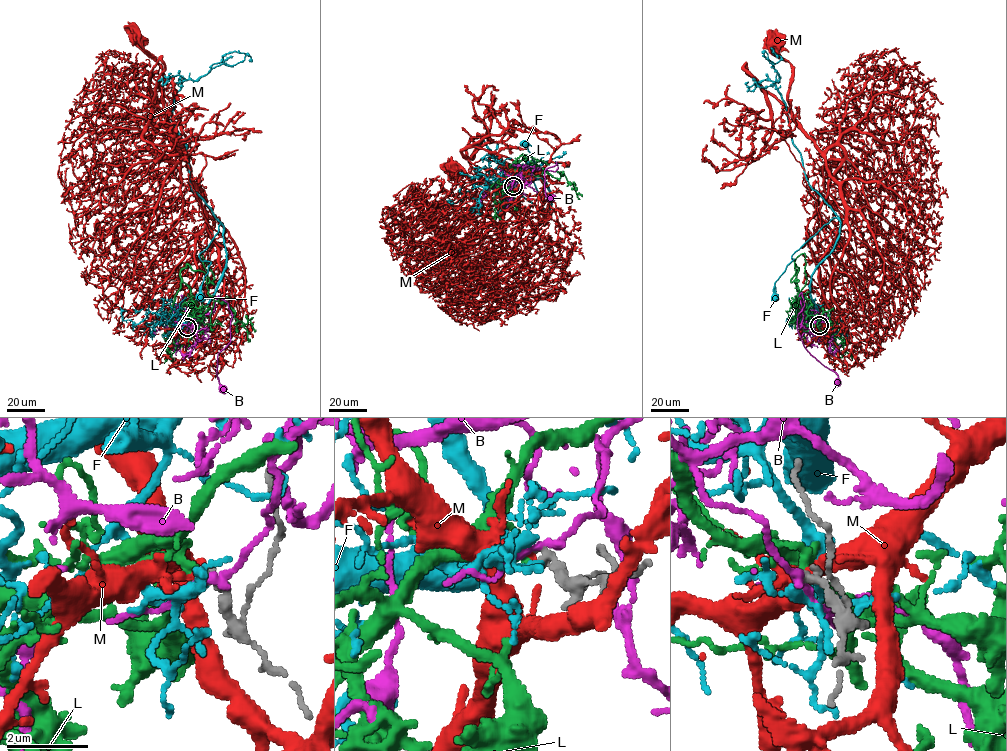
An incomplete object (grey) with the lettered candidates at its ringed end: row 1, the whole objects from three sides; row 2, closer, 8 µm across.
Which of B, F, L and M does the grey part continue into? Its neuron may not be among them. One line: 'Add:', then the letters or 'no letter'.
Add: L

